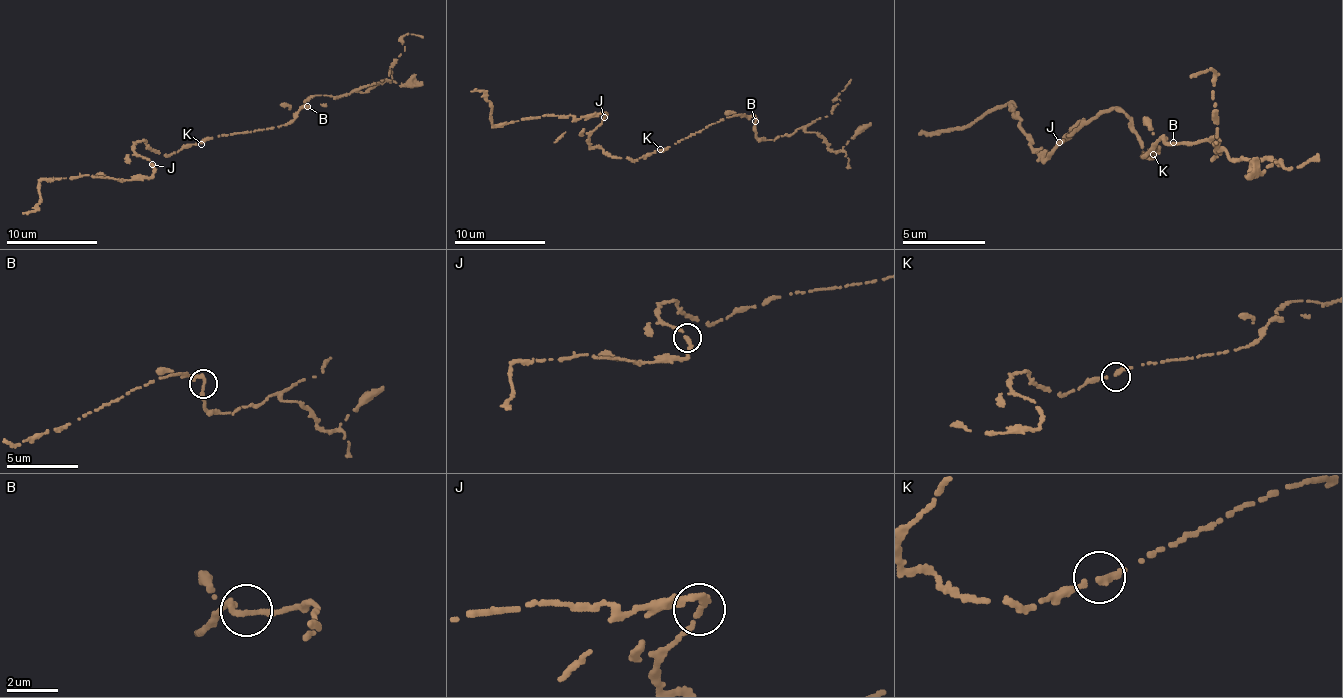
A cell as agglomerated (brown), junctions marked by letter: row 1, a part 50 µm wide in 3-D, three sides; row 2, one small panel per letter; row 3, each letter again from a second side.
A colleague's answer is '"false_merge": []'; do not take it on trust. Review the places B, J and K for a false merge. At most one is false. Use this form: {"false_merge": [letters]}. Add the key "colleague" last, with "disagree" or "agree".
{"false_merge": [], "colleague": "agree"}

